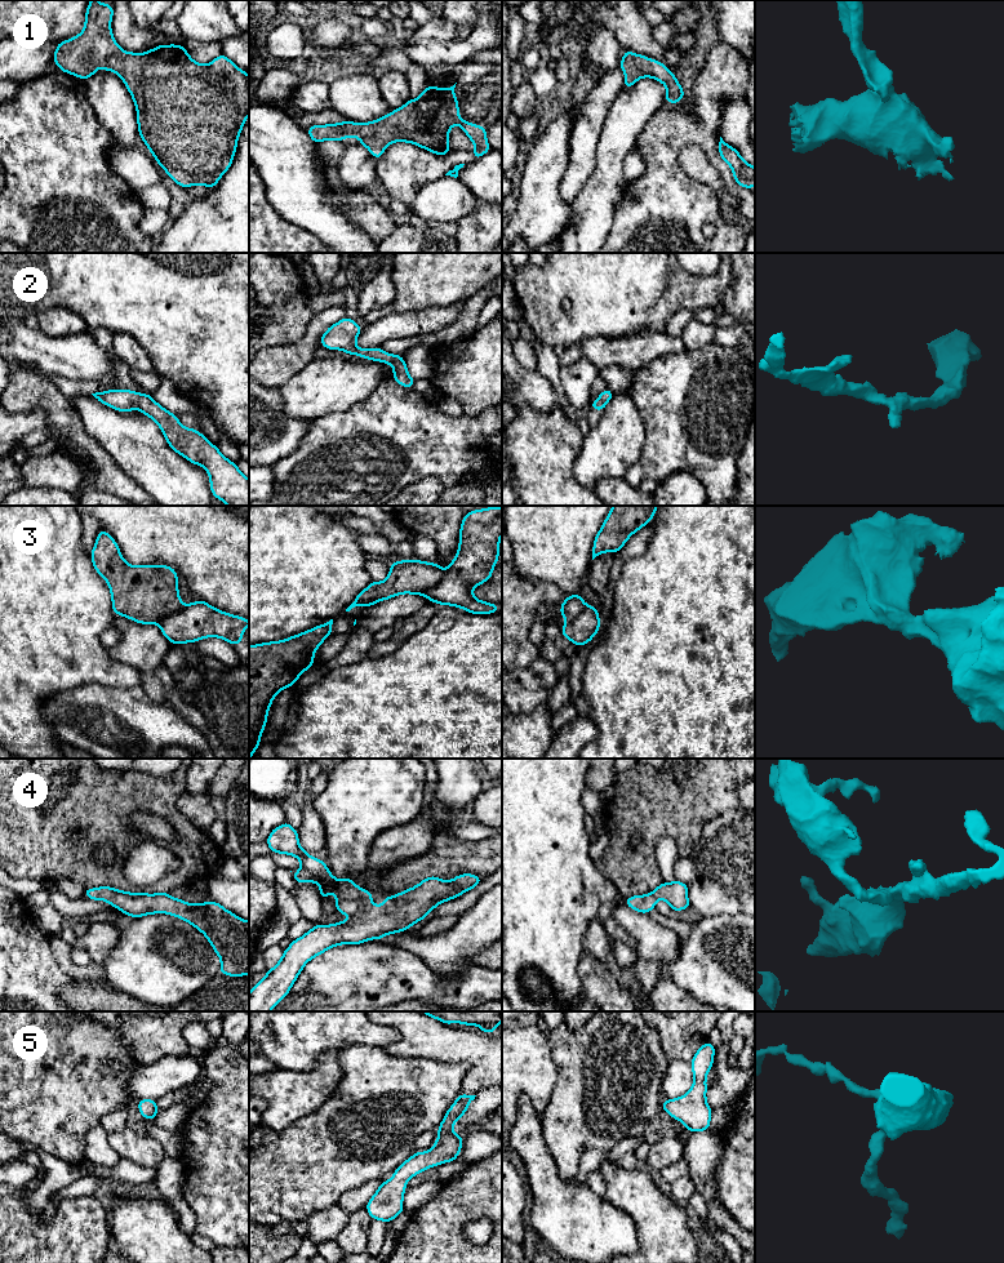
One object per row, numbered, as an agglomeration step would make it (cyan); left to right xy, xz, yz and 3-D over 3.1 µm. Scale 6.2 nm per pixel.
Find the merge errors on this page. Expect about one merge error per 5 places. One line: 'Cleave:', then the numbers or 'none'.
Cleave: 3

